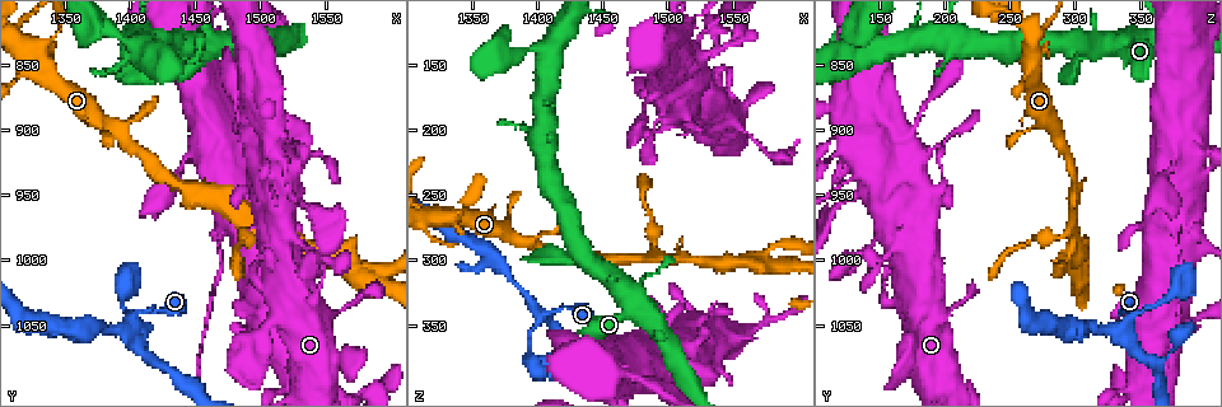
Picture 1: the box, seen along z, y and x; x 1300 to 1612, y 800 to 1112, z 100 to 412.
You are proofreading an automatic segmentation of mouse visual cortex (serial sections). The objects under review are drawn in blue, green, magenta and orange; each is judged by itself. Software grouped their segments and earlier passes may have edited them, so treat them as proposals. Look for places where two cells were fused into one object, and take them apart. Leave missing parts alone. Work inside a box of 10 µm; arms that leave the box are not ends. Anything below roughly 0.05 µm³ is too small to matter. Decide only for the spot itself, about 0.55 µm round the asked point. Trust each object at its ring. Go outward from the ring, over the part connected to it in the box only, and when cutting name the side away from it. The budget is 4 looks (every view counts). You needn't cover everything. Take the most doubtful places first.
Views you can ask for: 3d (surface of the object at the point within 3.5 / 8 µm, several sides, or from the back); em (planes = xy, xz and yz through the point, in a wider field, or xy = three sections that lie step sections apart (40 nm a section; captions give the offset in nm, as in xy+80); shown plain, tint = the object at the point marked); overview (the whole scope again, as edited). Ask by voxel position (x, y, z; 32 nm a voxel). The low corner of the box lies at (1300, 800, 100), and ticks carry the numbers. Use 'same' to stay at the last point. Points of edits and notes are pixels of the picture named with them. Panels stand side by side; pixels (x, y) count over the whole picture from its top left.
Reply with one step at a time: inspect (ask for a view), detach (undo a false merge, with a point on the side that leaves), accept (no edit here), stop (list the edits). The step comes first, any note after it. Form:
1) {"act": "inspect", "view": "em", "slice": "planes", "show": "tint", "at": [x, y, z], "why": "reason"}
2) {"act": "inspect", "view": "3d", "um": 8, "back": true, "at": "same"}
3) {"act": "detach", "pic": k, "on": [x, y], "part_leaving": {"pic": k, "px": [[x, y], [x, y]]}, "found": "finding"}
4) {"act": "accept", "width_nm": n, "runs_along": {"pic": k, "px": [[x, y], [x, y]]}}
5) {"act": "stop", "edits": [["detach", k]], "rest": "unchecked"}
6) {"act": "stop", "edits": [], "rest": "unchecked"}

{"act": "inspect", "view": "em", "slice": "xy", "step": 1, "show": "tint", "at": [1400, 1046, 340], "why": "narrows sharply"}

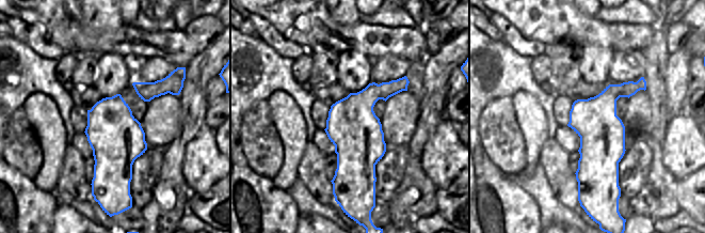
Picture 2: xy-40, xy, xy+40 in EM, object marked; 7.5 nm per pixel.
{"act": "inspect", "view": "3d", "um": 3.5, "at": "same", "why": "see where the arms go"}

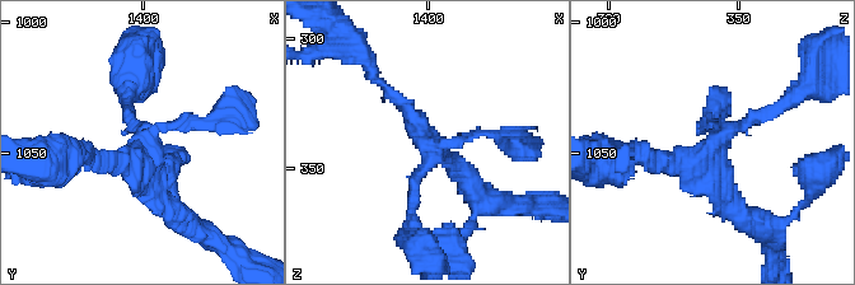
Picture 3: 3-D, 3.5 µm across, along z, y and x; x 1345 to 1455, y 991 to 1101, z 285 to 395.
{"act": "accept", "arm_widths_nm": [100, 150, 200, 250], "runs_along": {"pic": 3, "px": [[504, 140], [473, 134], [430, 146], [383, 85]]}, "found": "continuous, no second cell"}

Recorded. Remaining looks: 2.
{"act": "inspect", "view": "3d", "um": 3.5, "at": [1488, 972, 298], "why": "four-way junction"}

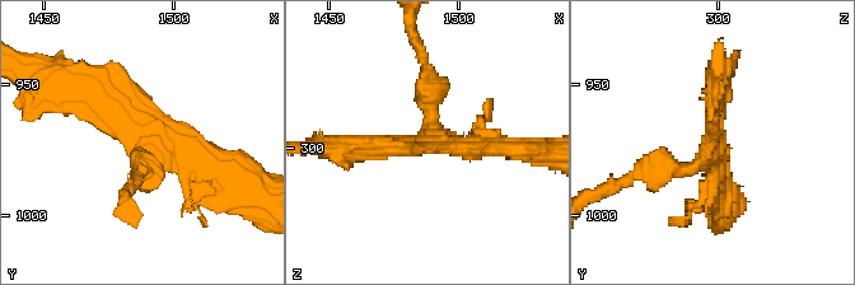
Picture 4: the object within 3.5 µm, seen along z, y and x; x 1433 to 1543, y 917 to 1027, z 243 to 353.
{"act": "inspect", "view": "em", "slice": "xy", "step": 1, "show": "tint", "at": [1490, 970, 298], "arms": 4, "arm_widths_nm": [250, 250, 250, 300]}

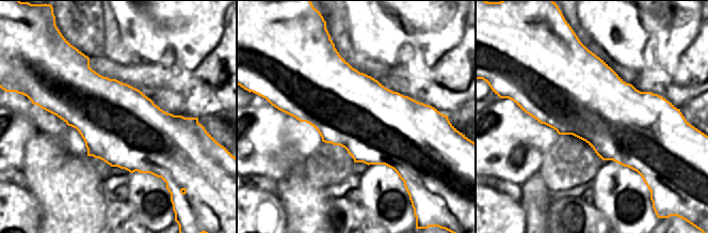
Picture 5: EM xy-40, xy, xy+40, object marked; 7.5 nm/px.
{"act": "accept", "runs_along": {"pic": 4, "px": [[80, 83], [146, 138], [225, 160]]}, "found": "one cell here"}

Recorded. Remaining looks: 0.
{"act": "stop", "edits": [], "rest": "unchecked"}

